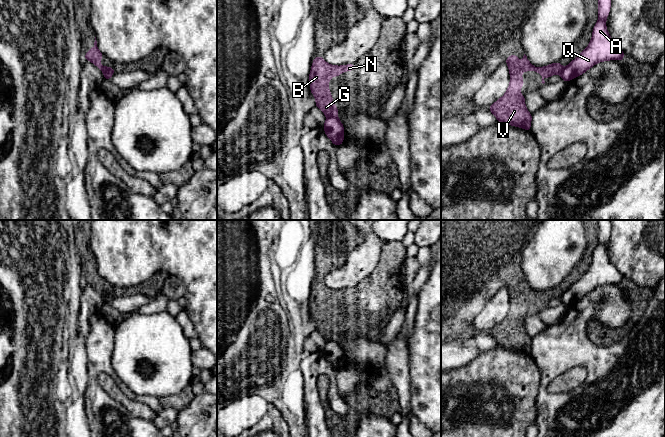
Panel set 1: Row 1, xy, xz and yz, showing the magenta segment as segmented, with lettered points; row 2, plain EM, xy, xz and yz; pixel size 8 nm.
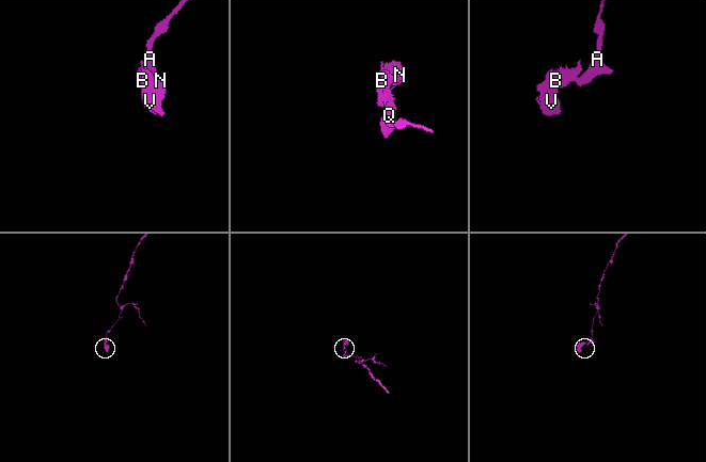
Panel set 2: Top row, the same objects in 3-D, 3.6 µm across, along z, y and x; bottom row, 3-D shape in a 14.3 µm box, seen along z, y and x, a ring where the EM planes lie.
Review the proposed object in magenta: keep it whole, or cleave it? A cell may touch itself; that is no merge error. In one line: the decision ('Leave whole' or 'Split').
Split

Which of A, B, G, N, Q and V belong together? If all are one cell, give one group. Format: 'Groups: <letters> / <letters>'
Groups: A Q / B G N V

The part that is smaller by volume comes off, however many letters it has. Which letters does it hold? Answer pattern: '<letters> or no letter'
B, G, N, V

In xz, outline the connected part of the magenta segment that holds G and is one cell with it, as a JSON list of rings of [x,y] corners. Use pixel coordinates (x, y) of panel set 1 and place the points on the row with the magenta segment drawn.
[[[315,56],[309,74],[310,91],[316,99],[315,107],[318,107],[326,117],[337,116],[339,109],[333,103],[332,94],[327,87],[330,84],[330,77],[338,77],[346,71],[353,71],[356,64],[331,65],[323,57]]]

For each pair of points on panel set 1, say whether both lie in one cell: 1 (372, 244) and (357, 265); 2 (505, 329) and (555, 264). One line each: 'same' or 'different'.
1: same
2: different

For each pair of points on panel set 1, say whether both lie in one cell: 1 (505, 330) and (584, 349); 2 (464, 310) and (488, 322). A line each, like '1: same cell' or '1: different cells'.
1: different cells
2: different cells

